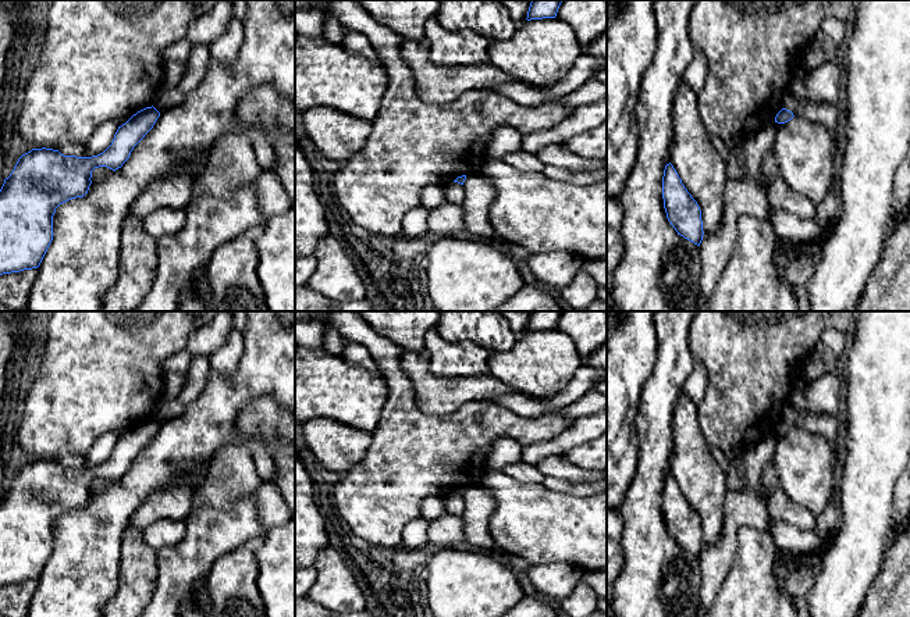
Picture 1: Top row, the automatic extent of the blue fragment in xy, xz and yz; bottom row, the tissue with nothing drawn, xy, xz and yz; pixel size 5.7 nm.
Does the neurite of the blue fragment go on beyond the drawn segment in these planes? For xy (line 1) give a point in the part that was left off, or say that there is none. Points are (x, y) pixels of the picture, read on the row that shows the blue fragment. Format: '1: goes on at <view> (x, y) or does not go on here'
1: does not go on here

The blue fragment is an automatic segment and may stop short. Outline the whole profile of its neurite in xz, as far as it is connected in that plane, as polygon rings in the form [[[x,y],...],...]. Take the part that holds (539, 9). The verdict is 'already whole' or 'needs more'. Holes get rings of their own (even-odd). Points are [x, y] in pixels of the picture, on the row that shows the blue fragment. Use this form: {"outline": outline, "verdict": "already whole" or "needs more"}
{"outline": [[[533,0],[527,11],[527,21],[555,18],[562,0]]], "verdict": "already whole"}

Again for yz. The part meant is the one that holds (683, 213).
{"outline": [[[671,163],[664,170],[662,199],[666,218],[678,235],[700,246],[704,235],[701,210]]], "verdict": "already whole"}

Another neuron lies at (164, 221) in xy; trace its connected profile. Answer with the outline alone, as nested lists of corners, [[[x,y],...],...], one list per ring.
[[[159,208],[143,218],[145,231],[159,239],[178,232],[185,225],[186,214],[182,208]]]

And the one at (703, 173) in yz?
[[[685,82],[676,89],[672,110],[671,164],[701,210],[705,238],[718,229],[724,215],[726,164],[703,126],[699,94]]]

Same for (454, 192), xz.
[[[449,182],[442,186],[445,203],[462,206],[465,200],[465,188],[458,182]]]

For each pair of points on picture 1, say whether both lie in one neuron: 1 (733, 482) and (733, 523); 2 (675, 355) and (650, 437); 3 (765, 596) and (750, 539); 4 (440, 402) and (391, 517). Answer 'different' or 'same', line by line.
1: different
2: same
3: same
4: different

